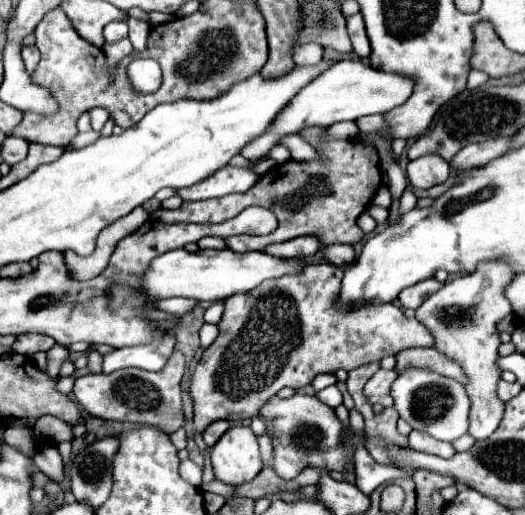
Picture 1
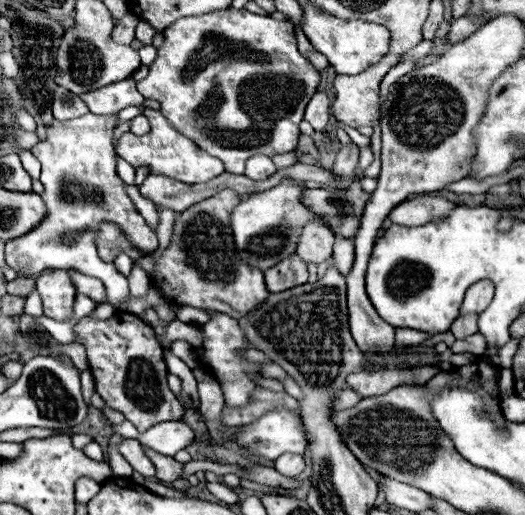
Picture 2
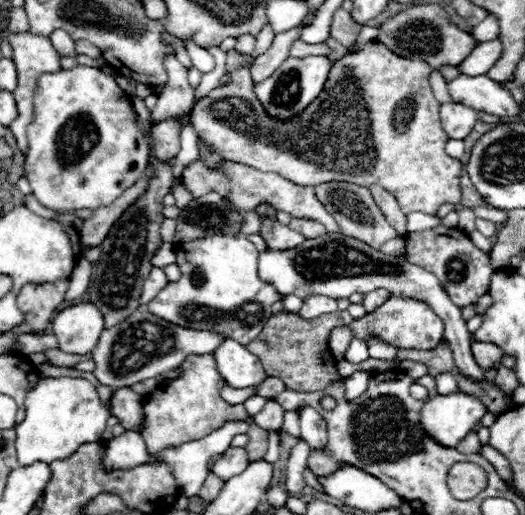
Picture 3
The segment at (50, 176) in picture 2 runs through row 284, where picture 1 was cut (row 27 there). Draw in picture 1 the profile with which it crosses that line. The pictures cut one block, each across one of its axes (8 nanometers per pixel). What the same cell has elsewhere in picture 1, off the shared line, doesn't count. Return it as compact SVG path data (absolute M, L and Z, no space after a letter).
M110 22L104 28L104 38L106 42L116 42L126 38L128 34L128 24L126 22Z

